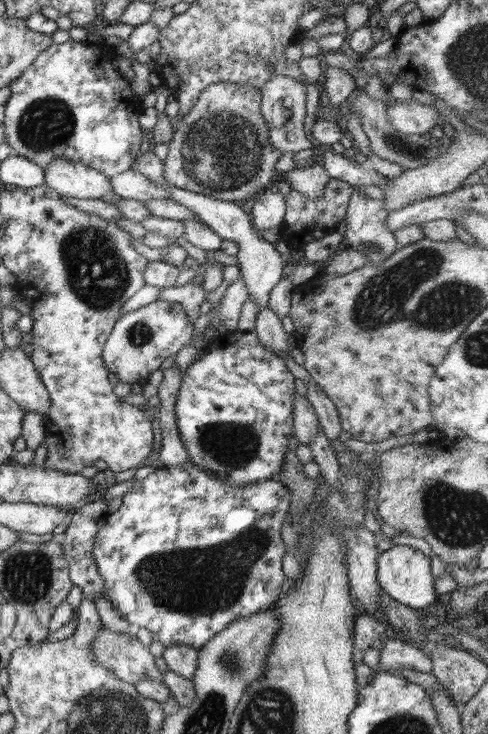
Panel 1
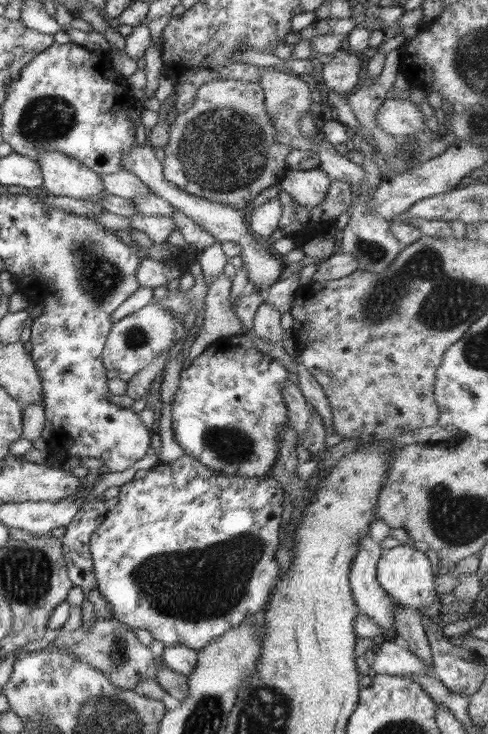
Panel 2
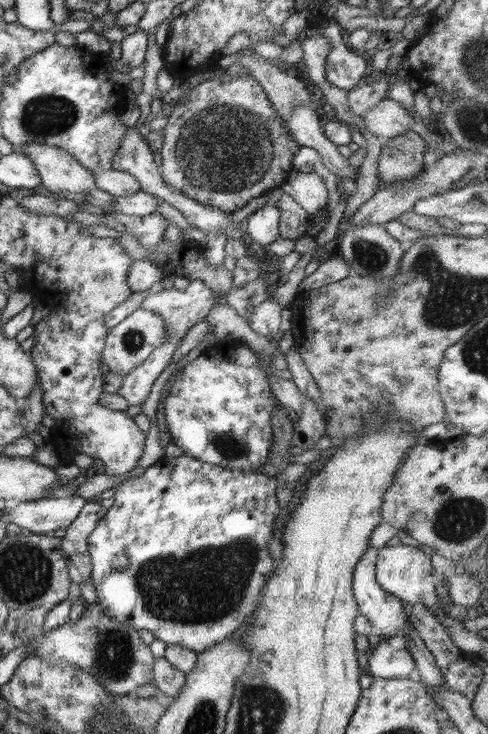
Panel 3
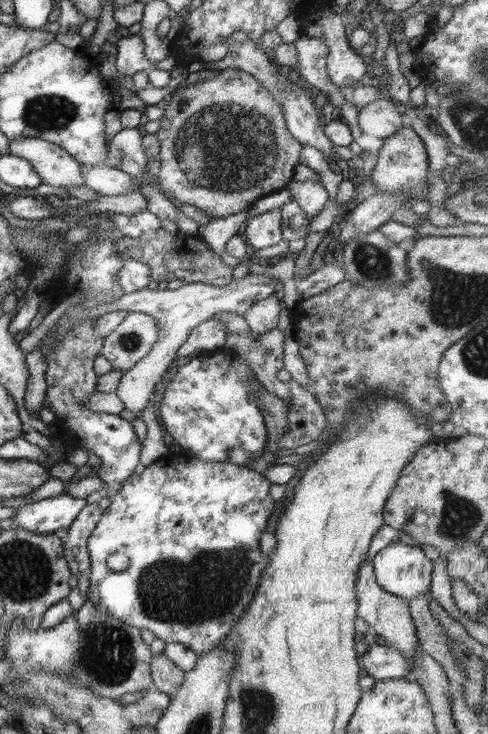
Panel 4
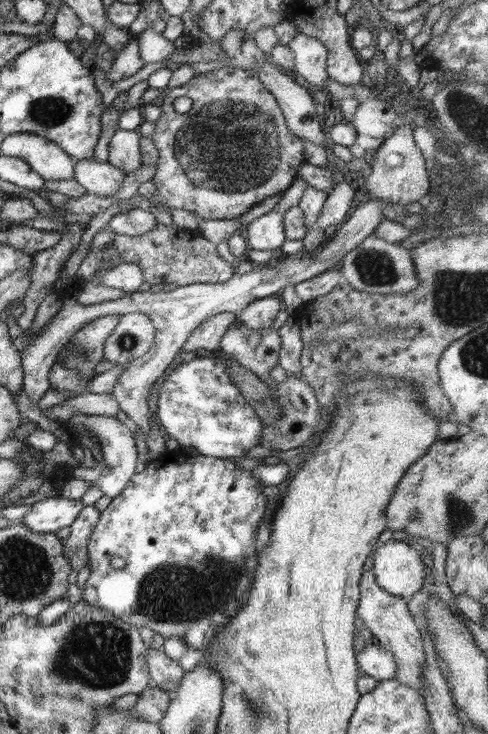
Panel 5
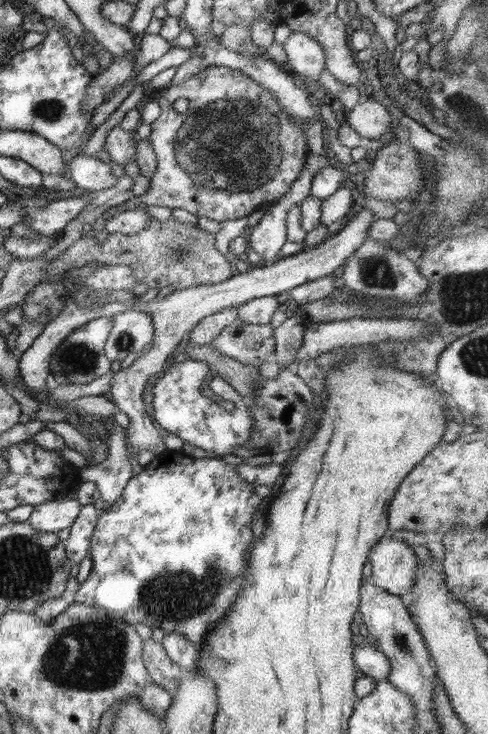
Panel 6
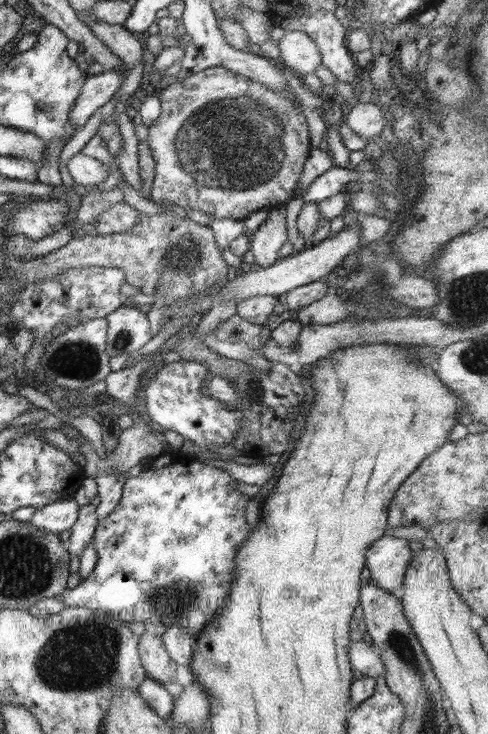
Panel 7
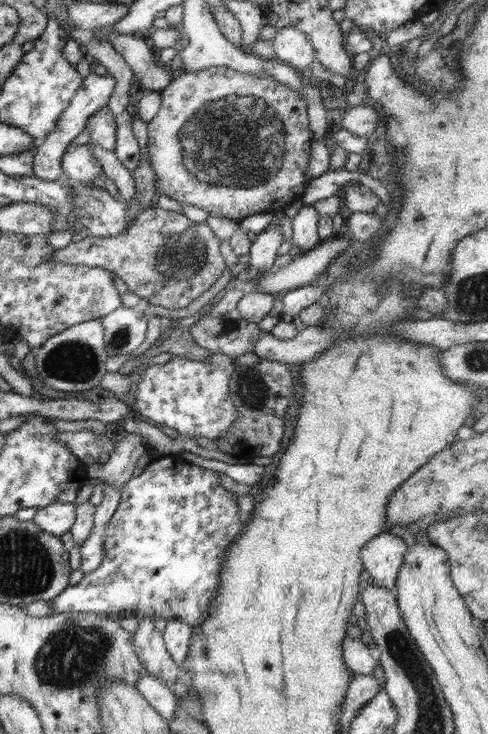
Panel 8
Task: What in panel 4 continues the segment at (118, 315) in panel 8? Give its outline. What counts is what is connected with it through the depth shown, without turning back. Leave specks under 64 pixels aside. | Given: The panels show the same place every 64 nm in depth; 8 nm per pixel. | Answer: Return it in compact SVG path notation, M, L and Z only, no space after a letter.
M129 312L118 328L103 339L101 355L111 362L112 368L126 372L150 352L158 334L158 324L152 316Z

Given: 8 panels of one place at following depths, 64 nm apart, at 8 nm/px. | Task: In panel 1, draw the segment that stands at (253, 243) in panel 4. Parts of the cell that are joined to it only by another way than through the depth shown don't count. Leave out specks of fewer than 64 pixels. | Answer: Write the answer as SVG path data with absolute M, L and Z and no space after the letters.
M274 185L256 196L251 207L252 224L260 234L264 230L281 227L286 211L285 198Z

